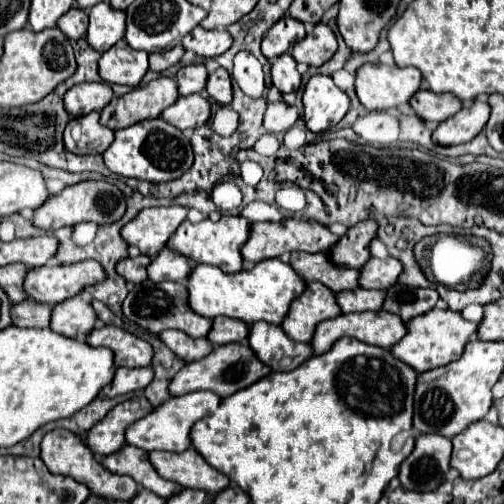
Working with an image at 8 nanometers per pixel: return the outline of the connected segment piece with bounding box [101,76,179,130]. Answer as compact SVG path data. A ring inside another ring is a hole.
M161 76L147 86L139 86L125 96L115 98L101 110L101 124L111 130L121 130L145 118L157 118L179 98L175 80Z

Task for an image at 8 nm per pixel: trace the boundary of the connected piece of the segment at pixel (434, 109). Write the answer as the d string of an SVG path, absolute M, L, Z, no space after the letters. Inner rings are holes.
M421 88L409 100L409 104L413 106L413 110L419 118L433 120L433 122L443 122L463 108L463 104L453 94L449 94L449 92L437 94L437 92L425 90L425 88Z

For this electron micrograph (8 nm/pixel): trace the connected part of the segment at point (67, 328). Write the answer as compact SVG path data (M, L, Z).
M77 294L53 306L53 320L49 328L57 334L65 334L67 338L77 336L79 340L85 340L85 336L95 328L95 322L97 316L91 304L85 300L83 294Z

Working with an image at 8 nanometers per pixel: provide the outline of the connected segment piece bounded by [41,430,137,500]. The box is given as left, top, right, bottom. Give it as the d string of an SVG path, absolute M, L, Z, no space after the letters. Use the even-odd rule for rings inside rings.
M51 430L43 436L43 440L41 440L41 460L45 462L49 472L63 474L63 476L69 476L69 478L85 484L97 496L105 496L105 498L111 498L111 500L131 500L137 492L137 482L131 476L121 476L121 474L113 474L113 472L105 470L97 462L97 458L93 456L93 452L85 446L85 442L69 430Z

